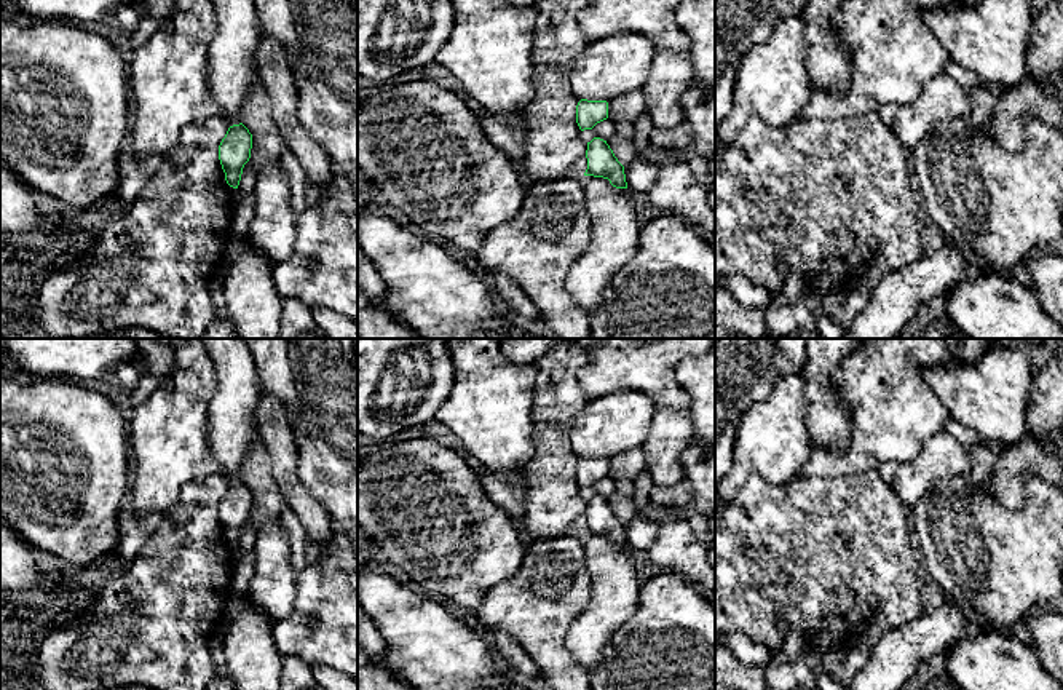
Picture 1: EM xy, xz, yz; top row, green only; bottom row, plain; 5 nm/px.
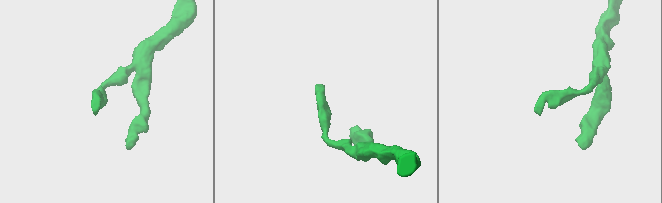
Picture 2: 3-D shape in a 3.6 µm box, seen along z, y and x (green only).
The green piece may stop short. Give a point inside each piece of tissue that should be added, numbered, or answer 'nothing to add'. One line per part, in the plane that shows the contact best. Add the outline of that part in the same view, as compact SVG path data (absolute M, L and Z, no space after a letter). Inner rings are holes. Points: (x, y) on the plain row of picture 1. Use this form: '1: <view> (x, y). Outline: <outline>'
nothing to add

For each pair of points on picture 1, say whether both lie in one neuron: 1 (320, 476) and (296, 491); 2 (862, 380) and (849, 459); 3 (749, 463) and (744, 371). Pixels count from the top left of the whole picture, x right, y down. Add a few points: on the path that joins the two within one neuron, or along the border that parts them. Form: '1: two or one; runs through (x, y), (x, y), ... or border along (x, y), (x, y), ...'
1: two; border along (297, 449), (297, 476), (329, 515)
2: one; runs through (864, 400), (864, 440)
3: two; border along (773, 384), (739, 420), (733, 444)

